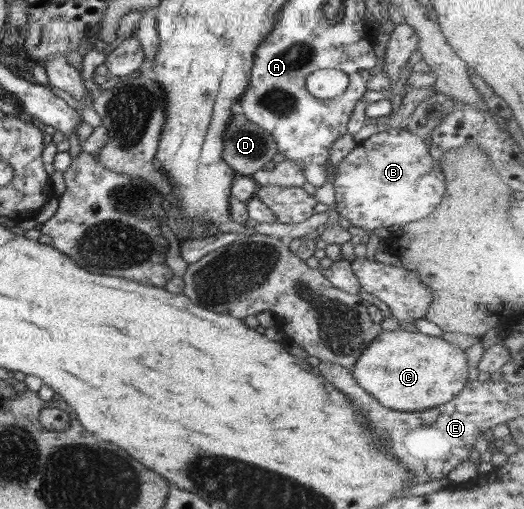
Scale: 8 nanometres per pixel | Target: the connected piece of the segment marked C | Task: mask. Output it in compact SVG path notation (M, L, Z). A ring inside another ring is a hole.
M382 331L350 371L379 403L397 411L421 411L451 401L466 385L469 365L465 350L440 337L411 331Z

